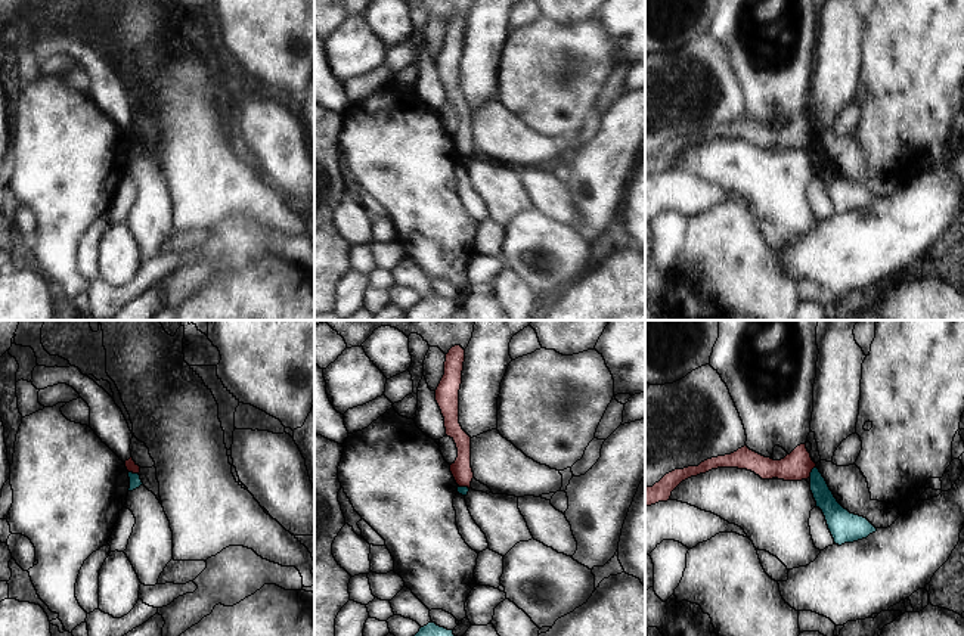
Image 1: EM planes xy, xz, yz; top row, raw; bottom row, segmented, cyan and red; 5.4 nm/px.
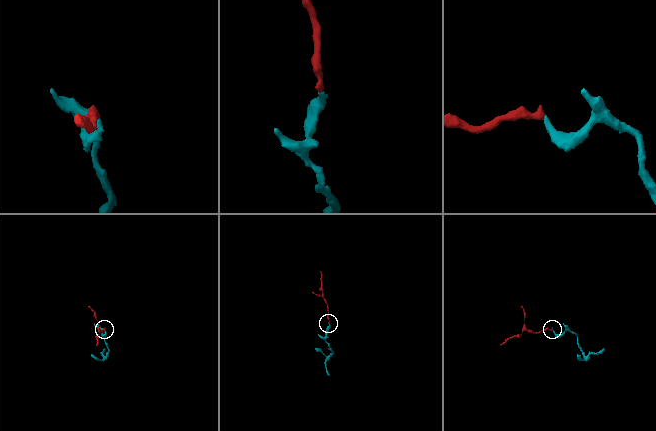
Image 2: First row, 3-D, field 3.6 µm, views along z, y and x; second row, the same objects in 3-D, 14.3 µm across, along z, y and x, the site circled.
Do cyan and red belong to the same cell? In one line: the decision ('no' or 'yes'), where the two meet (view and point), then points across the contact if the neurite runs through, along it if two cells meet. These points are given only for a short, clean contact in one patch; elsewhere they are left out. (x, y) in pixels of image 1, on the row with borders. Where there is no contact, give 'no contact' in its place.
no; meets cyan in yz at (812, 471); border along yz (815, 465), (808, 477)

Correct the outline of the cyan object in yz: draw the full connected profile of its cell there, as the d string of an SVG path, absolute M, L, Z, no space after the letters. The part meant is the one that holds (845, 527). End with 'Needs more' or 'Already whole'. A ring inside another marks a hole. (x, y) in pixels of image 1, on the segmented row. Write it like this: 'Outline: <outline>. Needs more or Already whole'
Outline: M816 466L809 478L816 508L822 511L836 545L853 543L877 531L867 518L850 514L837 502Z. Already whole.

